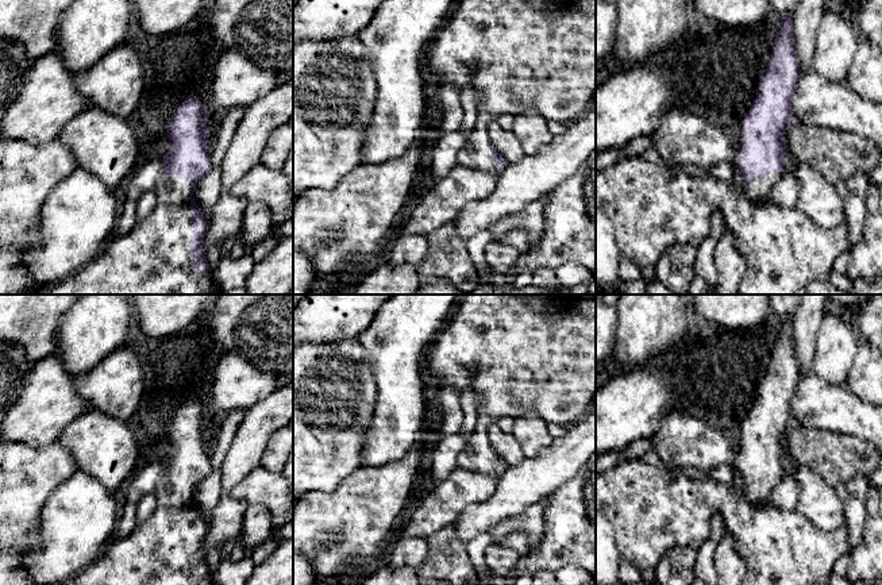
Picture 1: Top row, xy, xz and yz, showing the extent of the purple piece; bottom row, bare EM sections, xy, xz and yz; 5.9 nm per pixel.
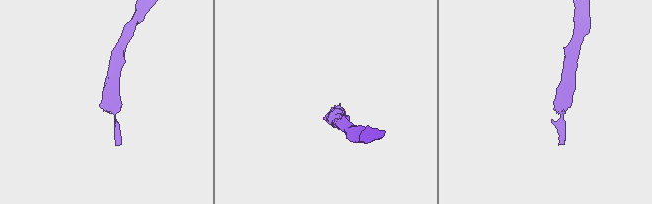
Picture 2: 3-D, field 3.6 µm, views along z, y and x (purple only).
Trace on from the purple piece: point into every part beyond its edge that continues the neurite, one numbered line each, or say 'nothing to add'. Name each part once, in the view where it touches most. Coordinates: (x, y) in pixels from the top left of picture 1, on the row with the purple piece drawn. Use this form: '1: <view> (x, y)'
1: xy (154, 257)

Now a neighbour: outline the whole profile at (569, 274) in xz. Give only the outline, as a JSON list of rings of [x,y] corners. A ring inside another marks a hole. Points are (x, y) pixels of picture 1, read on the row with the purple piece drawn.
[[[575,262],[565,263],[554,272],[559,285],[566,289],[571,289],[579,284],[592,282],[594,280],[590,270]]]

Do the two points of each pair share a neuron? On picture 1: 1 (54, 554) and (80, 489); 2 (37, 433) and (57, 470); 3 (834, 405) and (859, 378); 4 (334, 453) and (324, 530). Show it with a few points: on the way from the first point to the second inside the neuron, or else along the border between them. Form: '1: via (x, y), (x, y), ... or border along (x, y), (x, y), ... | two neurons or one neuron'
1: via (69, 538), (80, 516), (80, 505) | one neuron
2: border along (57, 439), (39, 447), (14, 442) | two neurons
3: border along (847, 385), (859, 399), (867, 403) | two neurons
4: border along (354, 470), (328, 492), (307, 493) | two neurons

